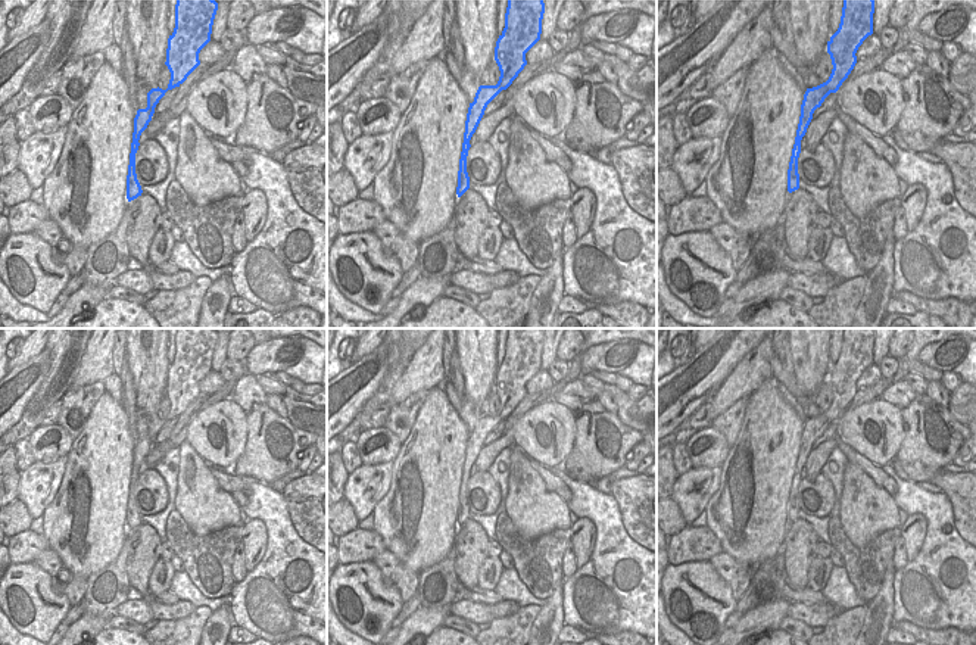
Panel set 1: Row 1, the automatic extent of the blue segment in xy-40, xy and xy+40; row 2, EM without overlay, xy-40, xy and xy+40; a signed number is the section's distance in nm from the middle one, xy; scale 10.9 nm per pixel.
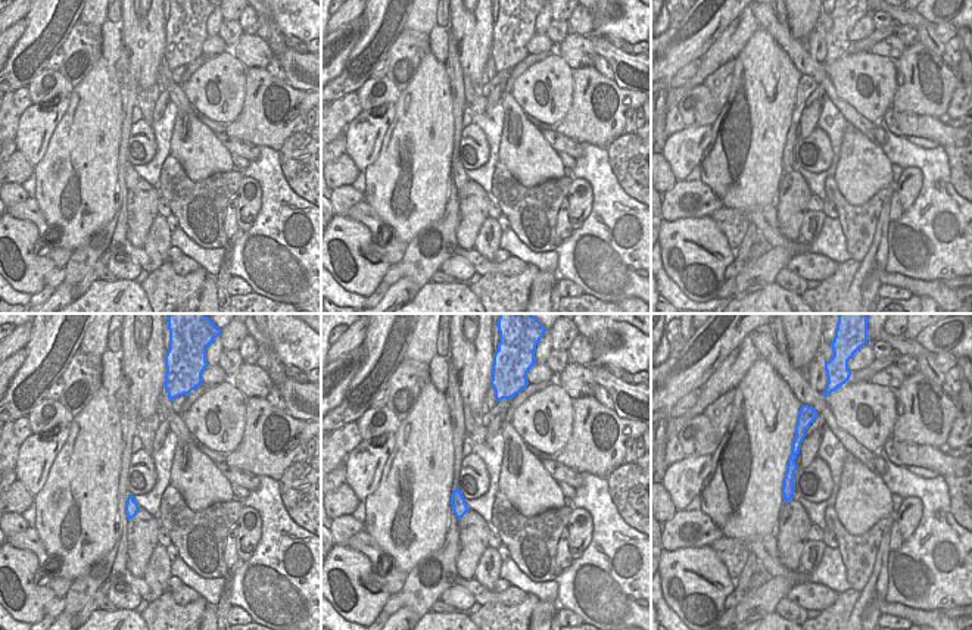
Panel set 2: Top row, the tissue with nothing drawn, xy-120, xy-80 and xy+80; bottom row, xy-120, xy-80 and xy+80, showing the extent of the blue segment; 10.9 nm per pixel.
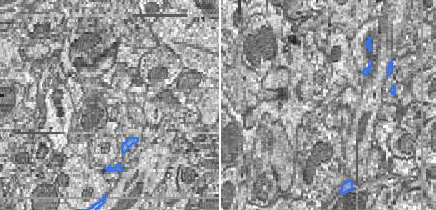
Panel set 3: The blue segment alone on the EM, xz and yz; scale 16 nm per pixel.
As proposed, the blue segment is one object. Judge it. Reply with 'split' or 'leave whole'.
leave whole

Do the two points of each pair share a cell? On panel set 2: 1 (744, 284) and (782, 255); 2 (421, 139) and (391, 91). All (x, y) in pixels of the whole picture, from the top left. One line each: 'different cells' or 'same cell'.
1: same cell
2: different cells

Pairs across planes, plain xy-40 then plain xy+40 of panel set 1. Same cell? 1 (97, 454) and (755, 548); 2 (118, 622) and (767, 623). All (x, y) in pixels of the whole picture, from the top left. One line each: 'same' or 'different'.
1: same
2: different

